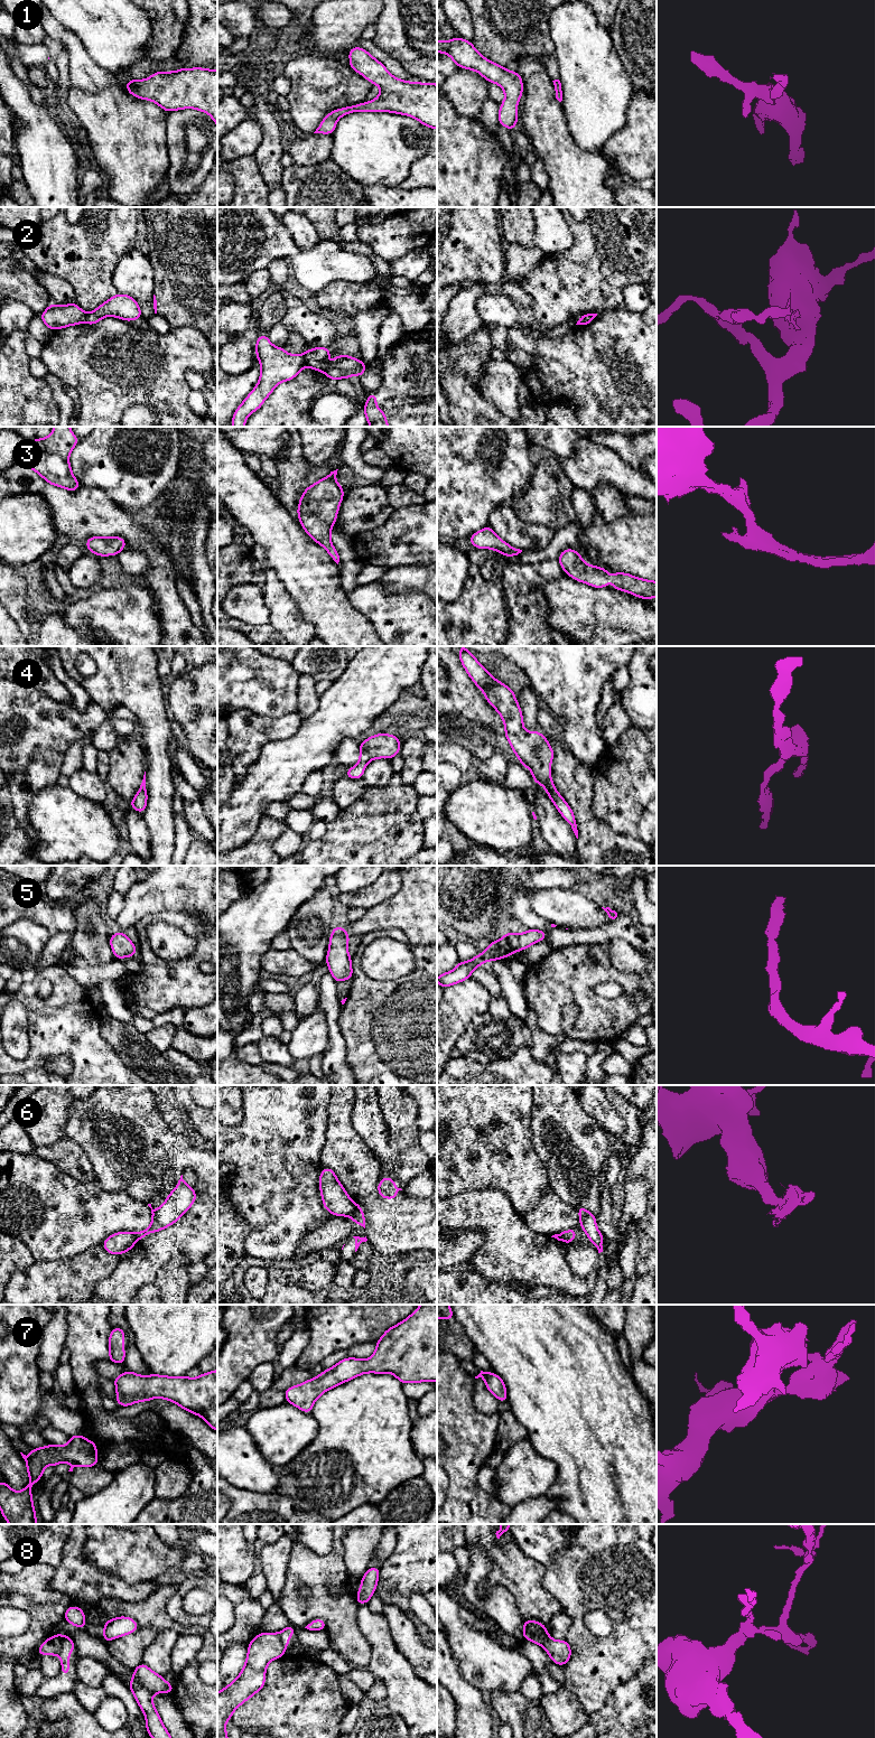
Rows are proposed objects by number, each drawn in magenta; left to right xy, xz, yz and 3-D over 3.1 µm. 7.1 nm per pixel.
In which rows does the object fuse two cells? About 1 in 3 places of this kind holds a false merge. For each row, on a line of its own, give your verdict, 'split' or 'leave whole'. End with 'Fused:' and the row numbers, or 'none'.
1: leave whole
2: split
3: leave whole
4: leave whole
5: leave whole
6: split
7: leave whole
8: split
Fused: 2, 6, 8

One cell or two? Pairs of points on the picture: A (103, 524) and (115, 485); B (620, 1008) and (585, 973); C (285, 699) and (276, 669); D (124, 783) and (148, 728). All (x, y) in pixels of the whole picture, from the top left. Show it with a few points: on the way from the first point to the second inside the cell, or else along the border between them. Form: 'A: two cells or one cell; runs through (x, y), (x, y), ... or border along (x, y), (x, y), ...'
A: two cells; border along (87, 487), (101, 489), (120, 507), (130, 513)
B: one cell; runs through (607, 1008), (603, 1008), (585, 990), (585, 986)
C: one cell; runs through (277, 691), (276, 676)
D: two cells; border along (140, 745), (145, 754), (145, 771)

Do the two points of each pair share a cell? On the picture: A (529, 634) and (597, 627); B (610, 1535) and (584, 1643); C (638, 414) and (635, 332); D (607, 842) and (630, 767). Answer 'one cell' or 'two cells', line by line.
A: two cells
B: one cell
C: two cells
D: two cells

